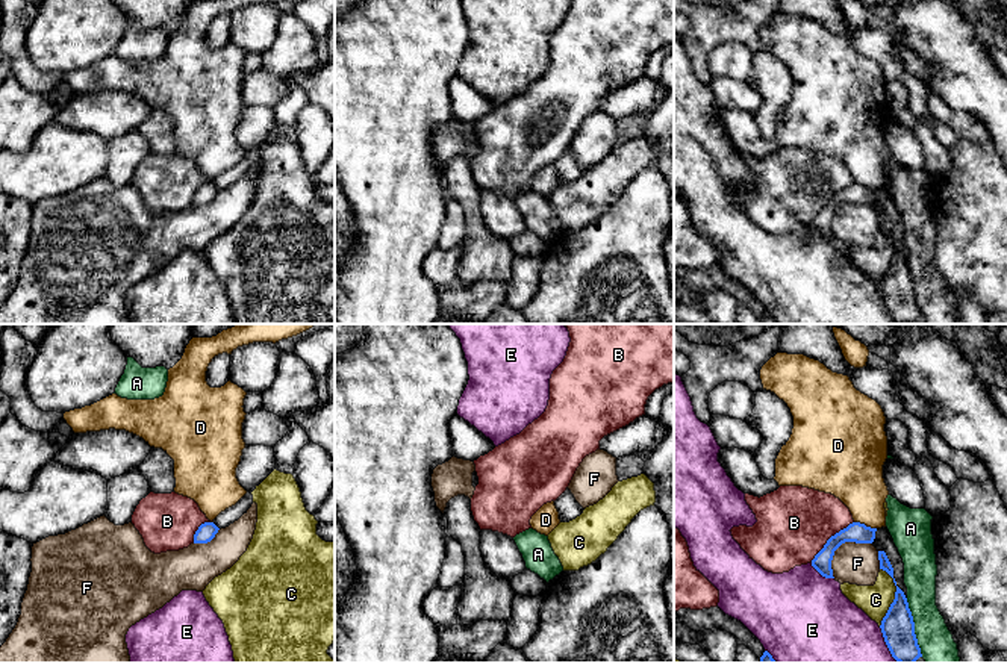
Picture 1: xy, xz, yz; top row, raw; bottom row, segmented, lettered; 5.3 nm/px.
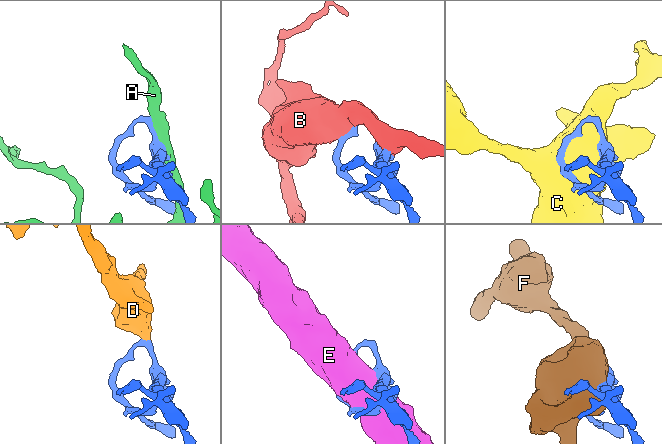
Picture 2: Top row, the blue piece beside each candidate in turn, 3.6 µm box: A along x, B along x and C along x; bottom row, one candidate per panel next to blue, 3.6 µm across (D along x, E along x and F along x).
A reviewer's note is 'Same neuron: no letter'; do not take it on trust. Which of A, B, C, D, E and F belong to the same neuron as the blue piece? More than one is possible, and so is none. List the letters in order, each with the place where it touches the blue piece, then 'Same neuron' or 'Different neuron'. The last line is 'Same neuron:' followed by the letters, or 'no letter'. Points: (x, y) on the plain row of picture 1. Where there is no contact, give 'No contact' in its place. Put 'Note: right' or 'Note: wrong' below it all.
A: Touches blue at yz (913, 288). Different neuron
B: Touches blue at yz (829, 200). Different neuron
C: Touches blue at yz (895, 258). Different neuron
D: Touches blue at yz (863, 185). Different neuron
E: Touches blue at yz (823, 236). Different neuron
F: Touches blue at yz (841, 205). Different neuron
Same neuron: no letter
Note: right

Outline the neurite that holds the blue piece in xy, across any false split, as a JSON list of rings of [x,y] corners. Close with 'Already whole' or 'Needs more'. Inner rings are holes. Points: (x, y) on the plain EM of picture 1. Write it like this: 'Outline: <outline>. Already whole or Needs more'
Outline: [[[204,183],[198,188],[194,195],[194,204],[207,204],[210,203],[215,195],[218,194],[218,188],[214,183]]]. Already whole

